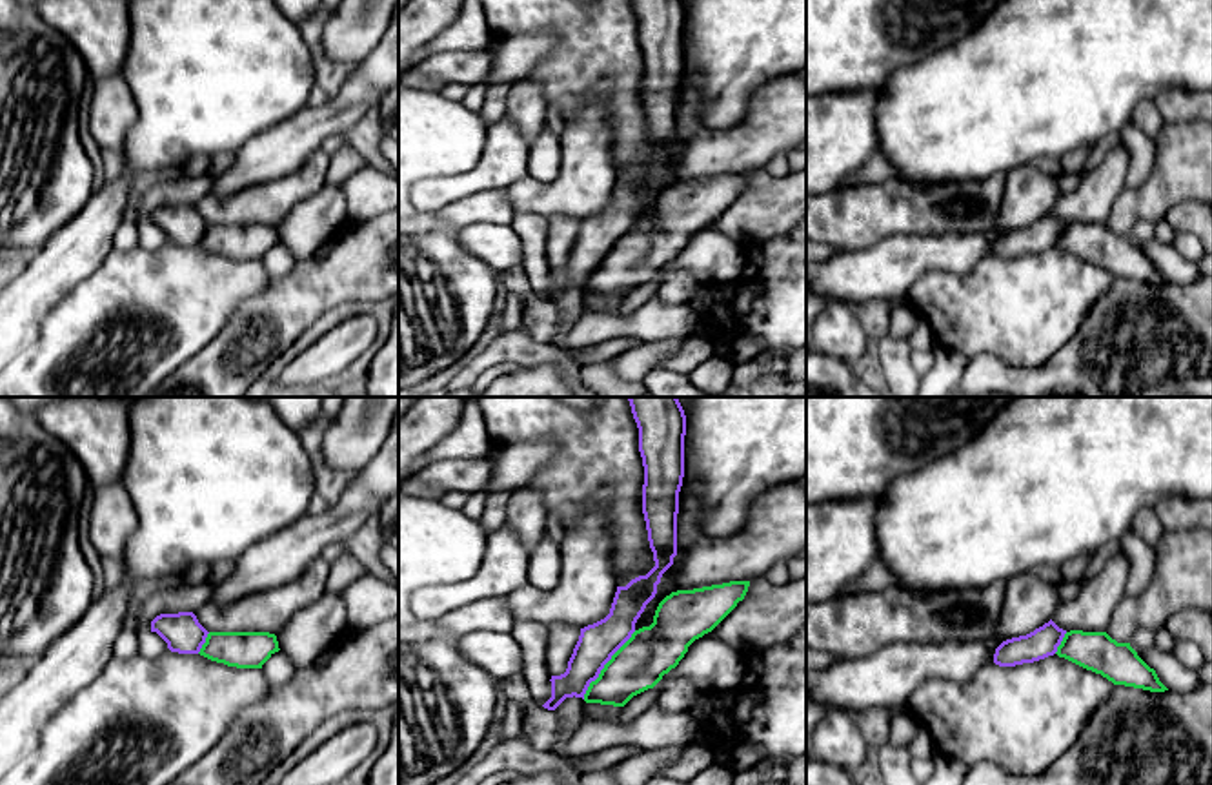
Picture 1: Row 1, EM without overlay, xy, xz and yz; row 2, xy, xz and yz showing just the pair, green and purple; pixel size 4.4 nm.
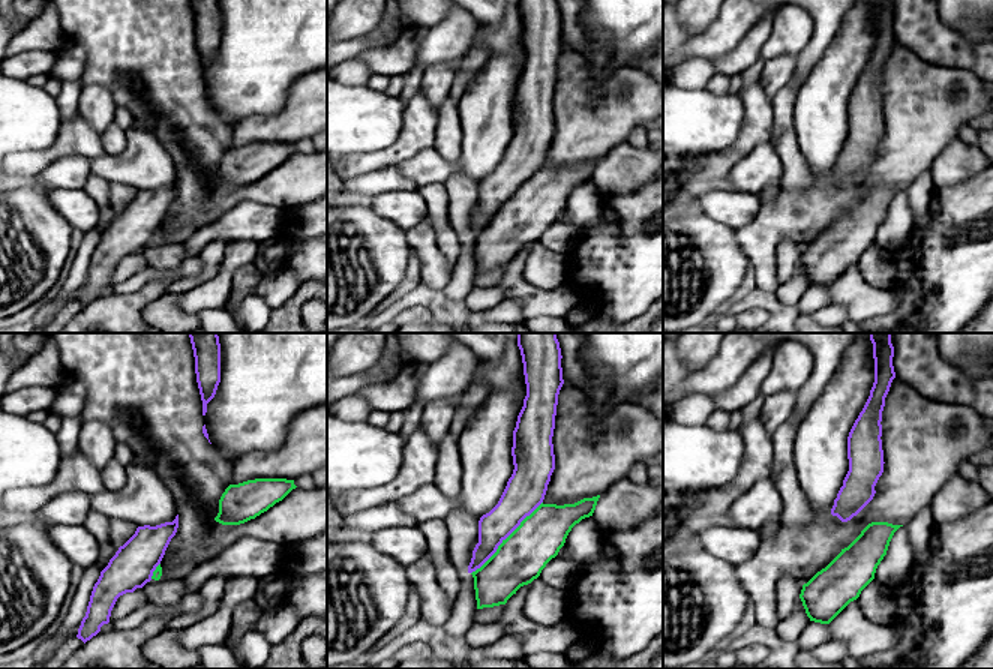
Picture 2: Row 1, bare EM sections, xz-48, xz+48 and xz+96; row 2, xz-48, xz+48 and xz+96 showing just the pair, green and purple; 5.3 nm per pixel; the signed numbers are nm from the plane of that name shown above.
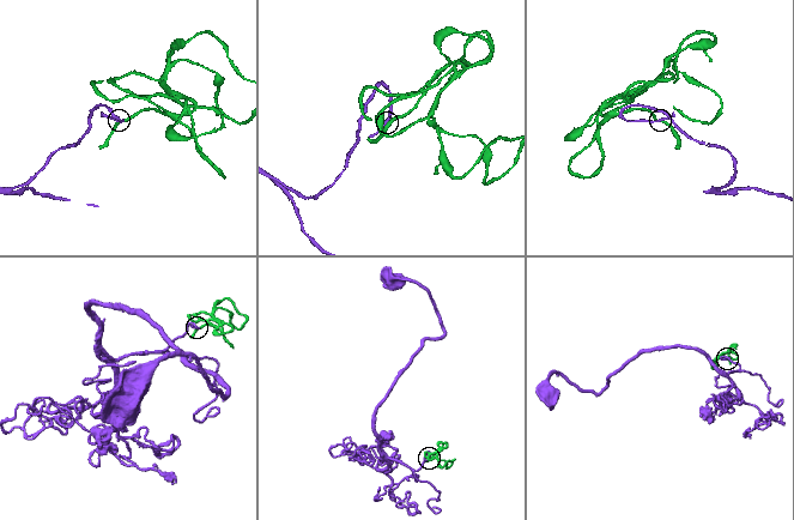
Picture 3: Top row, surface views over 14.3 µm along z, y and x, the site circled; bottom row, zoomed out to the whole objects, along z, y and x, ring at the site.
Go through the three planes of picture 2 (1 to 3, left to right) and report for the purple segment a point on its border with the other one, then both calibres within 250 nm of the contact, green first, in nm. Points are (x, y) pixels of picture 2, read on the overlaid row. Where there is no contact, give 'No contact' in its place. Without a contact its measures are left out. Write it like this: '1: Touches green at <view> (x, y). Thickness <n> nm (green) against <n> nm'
1: Touches green at xz-48 (155, 570). Thickness 50 nm (green) against 240 nm
2: Touches green at xz+48 (506, 539). Thickness 260 nm (green) against 200 nm
3: No contact

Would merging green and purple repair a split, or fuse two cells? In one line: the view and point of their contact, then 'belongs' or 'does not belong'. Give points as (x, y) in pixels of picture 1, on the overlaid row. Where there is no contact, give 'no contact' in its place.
xz (605, 665) | belongs

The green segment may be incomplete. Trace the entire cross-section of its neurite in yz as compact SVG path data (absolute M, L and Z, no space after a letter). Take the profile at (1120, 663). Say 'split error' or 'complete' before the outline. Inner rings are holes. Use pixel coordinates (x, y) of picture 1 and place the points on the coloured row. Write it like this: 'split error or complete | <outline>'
split error | M1052 619L1034 632L1003 641L994 654L999 667L1034 663L1057 654L1114 685L1150 692L1168 690L1130 643L1117 643L1106 632L1063 630Z

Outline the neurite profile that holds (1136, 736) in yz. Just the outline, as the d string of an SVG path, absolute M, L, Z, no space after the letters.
M1199 681L1192 692L1116 685L1077 741L1043 774L1012 774L983 761L968 769L963 785L1212 785L1212 685Z

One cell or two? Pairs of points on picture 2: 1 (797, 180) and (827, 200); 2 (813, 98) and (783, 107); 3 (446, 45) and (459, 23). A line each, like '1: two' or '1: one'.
1: two
2: two
3: one

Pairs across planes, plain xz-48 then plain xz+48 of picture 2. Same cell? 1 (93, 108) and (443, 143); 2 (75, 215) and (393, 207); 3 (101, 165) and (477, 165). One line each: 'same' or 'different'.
1: different
2: same
3: same

